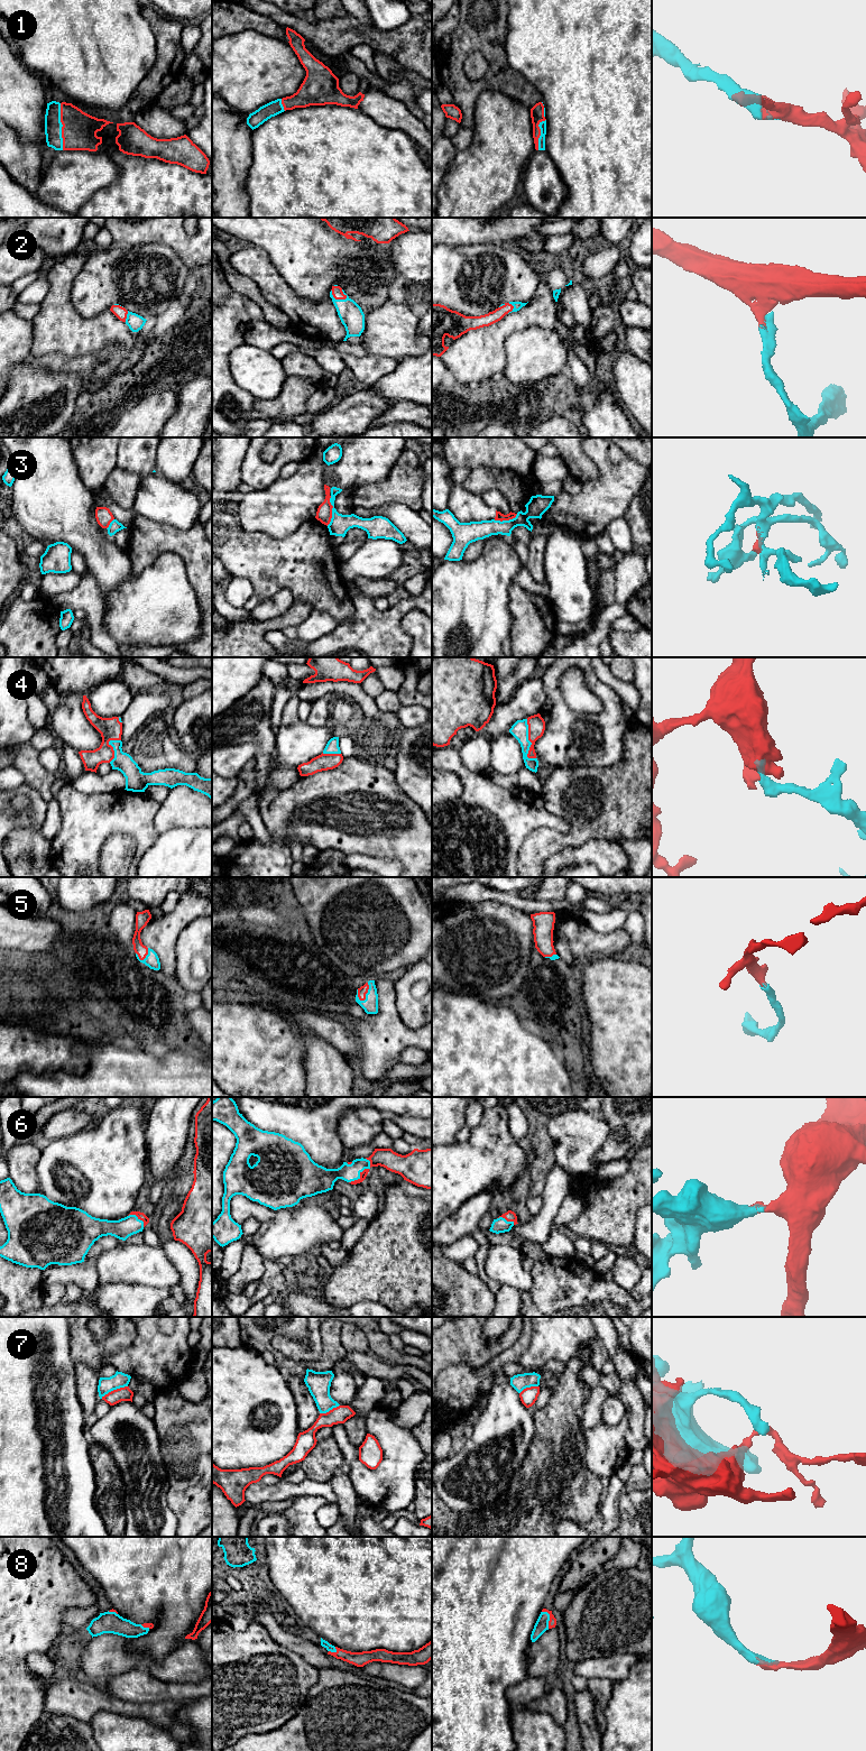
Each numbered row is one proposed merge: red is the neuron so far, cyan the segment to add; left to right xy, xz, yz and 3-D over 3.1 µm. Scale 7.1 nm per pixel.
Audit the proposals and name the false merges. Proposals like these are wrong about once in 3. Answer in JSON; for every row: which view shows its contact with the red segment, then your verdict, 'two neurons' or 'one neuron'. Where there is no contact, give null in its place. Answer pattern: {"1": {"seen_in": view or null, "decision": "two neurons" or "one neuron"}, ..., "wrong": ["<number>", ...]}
{"1": {"seen_in": "xy", "decision": "one neuron"}, "2": {"seen_in": "xz", "decision": "one neuron"}, "3": {"seen_in": "xz", "decision": "two neurons"}, "4": {"seen_in": "yz", "decision": "one neuron"}, "5": {"seen_in": "xz", "decision": "one neuron"}, "6": {"seen_in": "xz", "decision": "one neuron"}, "7": {"seen_in": "xy", "decision": "two neurons"}, "8": {"seen_in": "yz", "decision": "one neuron"}, "wrong": ["3", "7"]}

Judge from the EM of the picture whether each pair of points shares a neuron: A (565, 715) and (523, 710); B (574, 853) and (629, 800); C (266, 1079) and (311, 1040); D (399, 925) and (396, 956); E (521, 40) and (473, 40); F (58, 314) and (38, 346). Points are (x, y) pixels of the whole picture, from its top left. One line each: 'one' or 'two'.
A: two
B: two
C: two
D: one
E: two
F: one

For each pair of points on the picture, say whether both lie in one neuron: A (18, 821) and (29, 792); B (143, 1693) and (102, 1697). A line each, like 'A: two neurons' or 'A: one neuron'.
A: one neuron
B: two neurons

